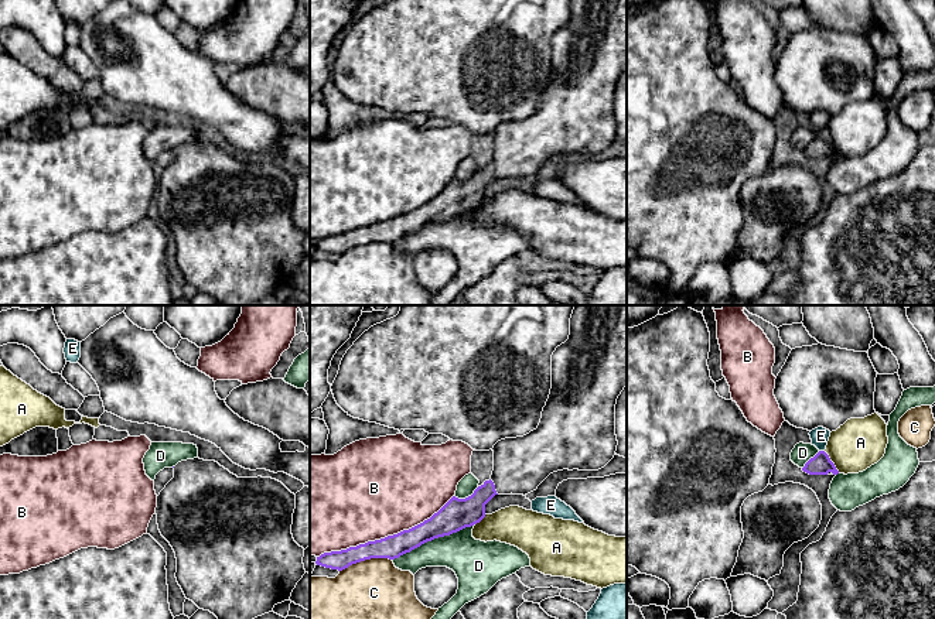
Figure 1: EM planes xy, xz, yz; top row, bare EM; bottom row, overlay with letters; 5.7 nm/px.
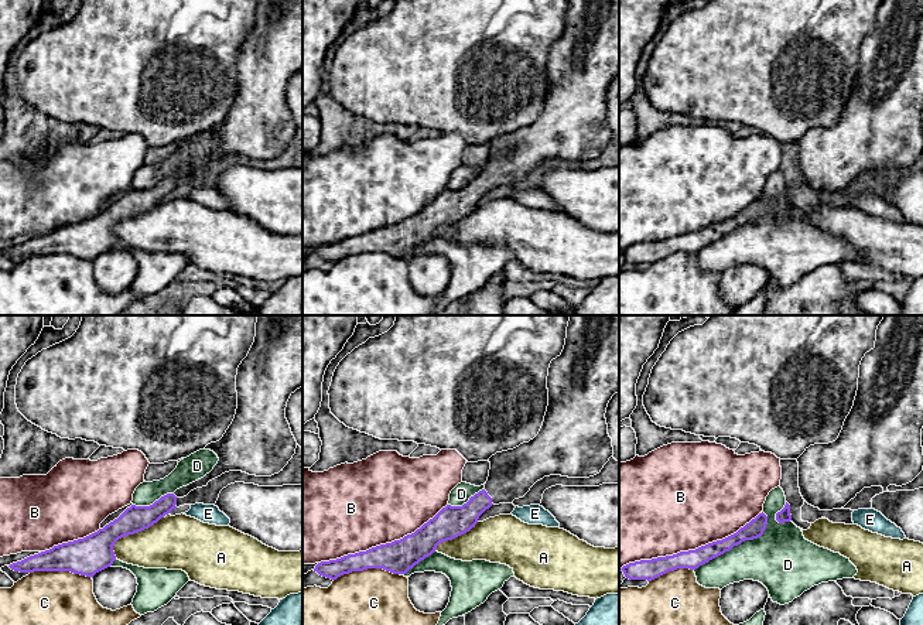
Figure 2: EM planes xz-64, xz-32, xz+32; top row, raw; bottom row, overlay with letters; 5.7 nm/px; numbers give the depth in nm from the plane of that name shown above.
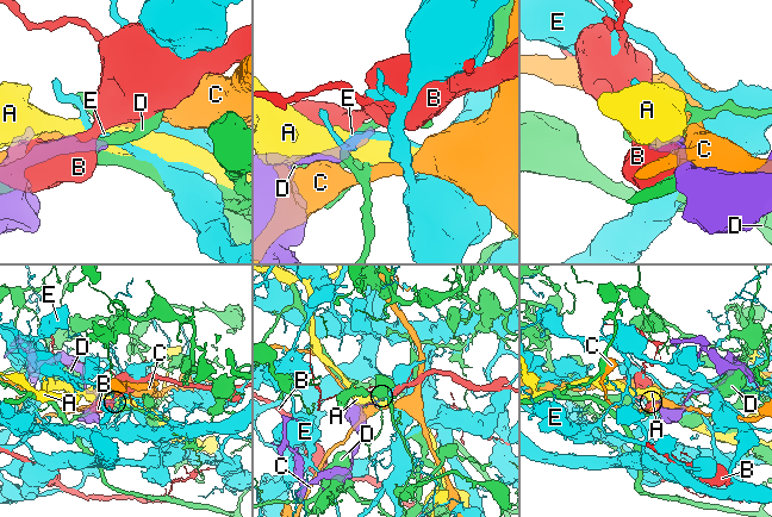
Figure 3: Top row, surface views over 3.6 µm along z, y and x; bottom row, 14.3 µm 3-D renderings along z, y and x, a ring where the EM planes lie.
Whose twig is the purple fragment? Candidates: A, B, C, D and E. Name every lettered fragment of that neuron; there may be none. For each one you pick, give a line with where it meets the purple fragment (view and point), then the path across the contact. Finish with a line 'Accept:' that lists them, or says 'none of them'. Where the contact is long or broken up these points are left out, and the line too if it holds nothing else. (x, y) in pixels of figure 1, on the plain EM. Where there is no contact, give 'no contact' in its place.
Accept: none of them

